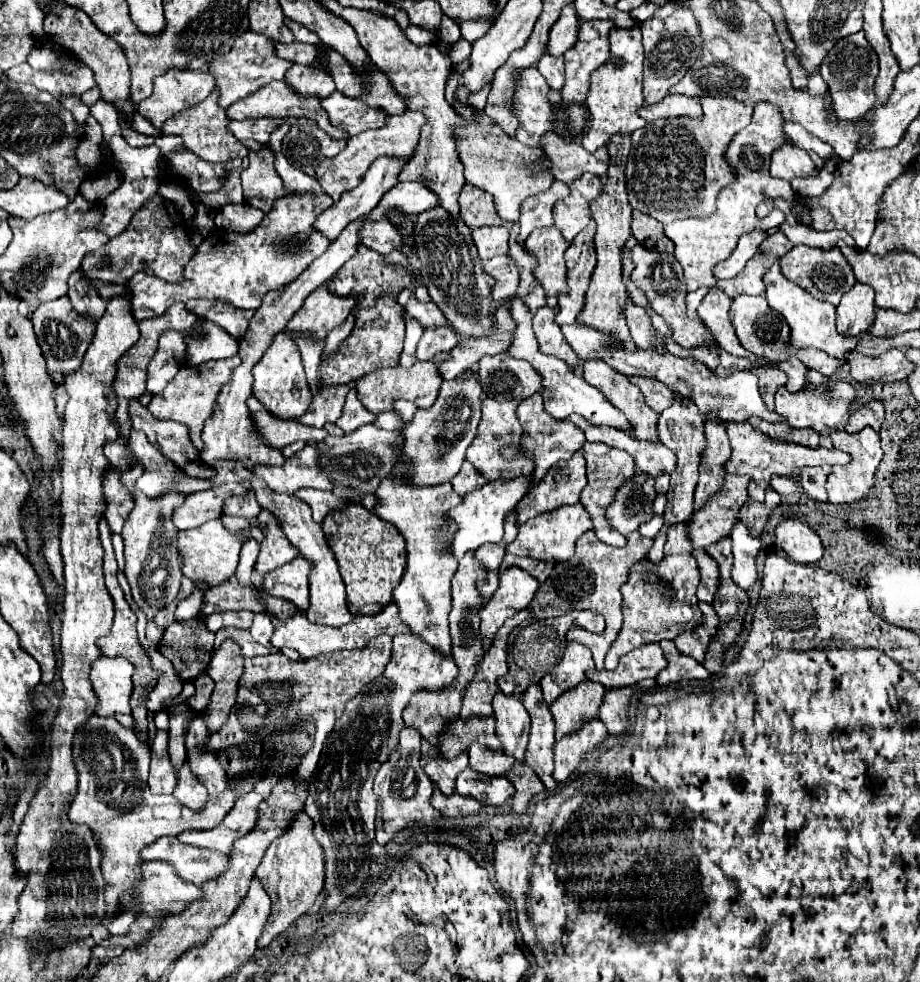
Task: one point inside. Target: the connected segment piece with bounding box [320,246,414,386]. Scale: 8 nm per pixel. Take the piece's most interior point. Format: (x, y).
(376, 342)

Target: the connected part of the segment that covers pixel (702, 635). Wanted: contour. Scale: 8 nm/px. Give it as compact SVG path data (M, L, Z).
M700 602L698 606L704 614L704 622L696 630L680 634L680 638L676 638L674 644L682 654L688 654L688 656L696 658L698 662L704 662L706 652L708 652L708 644L718 632L718 614L716 614L714 606L708 602Z

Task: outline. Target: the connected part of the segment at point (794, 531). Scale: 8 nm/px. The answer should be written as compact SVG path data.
M800 520L780 522L776 528L776 540L788 558L798 564L816 564L824 554L818 534Z

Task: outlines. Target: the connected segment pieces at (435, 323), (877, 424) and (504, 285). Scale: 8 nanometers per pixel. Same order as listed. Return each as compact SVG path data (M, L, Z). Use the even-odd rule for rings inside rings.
M408 300L408 304L406 304L406 312L410 314L410 316L414 316L418 322L420 322L420 326L422 328L440 328L442 324L446 326L446 318L444 318L444 314L440 314L440 310L436 310L436 306L434 304L422 304L422 302L418 302L418 300Z
M870 402L870 404L862 406L860 410L856 410L850 416L850 420L846 424L846 432L860 432L866 426L880 432L882 422L884 422L884 406L882 406L882 402Z
M508 254L496 256L488 262L484 262L482 266L490 276L496 278L496 284L498 284L498 286L494 286L494 298L496 300L504 300L504 298L516 294L518 282L520 282L520 270Z

